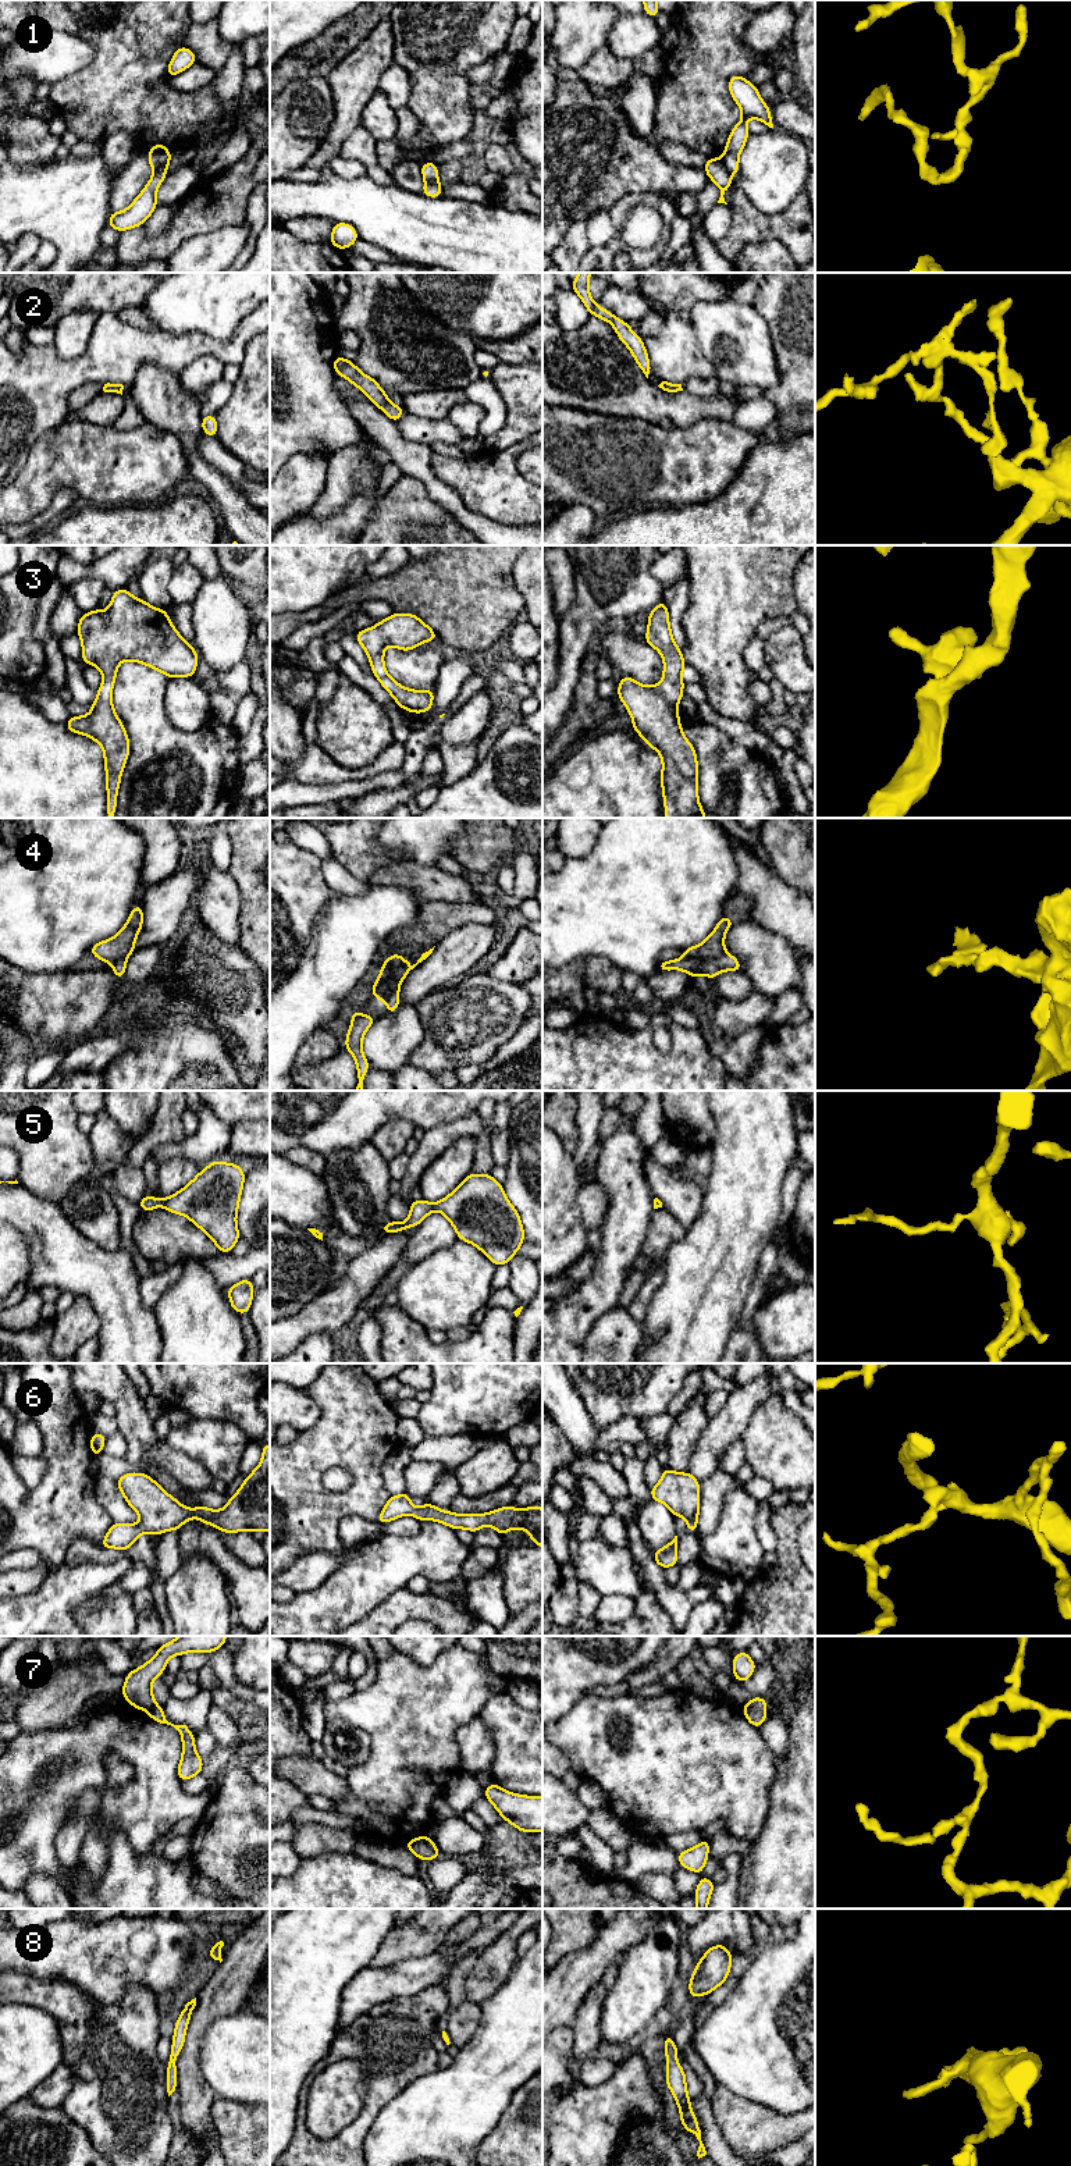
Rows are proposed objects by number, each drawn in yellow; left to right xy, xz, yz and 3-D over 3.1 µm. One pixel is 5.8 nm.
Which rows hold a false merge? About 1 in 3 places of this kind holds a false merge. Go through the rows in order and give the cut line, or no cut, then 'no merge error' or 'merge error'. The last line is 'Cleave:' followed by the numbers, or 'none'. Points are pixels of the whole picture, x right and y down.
1: cut in yz along (721, 157), (721, 162), (730, 173); merge error
2: no cut; no merge error
3: no cut; no merge error
4: cut in xz along (390, 959), (392, 989), (383, 999); merge error
5: no cut; no merge error
6: no cut; no merge error
7: no cut; no merge error
8: no cut; no merge error
Cleave: 1, 4

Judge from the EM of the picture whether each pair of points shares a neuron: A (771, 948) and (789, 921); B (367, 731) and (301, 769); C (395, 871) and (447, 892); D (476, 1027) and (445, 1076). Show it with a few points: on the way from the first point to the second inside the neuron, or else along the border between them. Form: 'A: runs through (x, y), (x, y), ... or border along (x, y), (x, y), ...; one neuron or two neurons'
A: border along (751, 920), (776, 932), (787, 943), (797, 961); two neurons
B: border along (315, 743), (341, 765), (358, 769); two neurons
C: runs through (408, 875), (434, 885); one neuron
D: border along (452, 1070), (433, 1073); two neurons

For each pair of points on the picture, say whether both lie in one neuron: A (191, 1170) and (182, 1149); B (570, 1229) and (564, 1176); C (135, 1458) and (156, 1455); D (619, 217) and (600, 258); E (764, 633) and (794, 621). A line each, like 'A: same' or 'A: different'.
A: different
B: same
C: different
D: same
E: same

